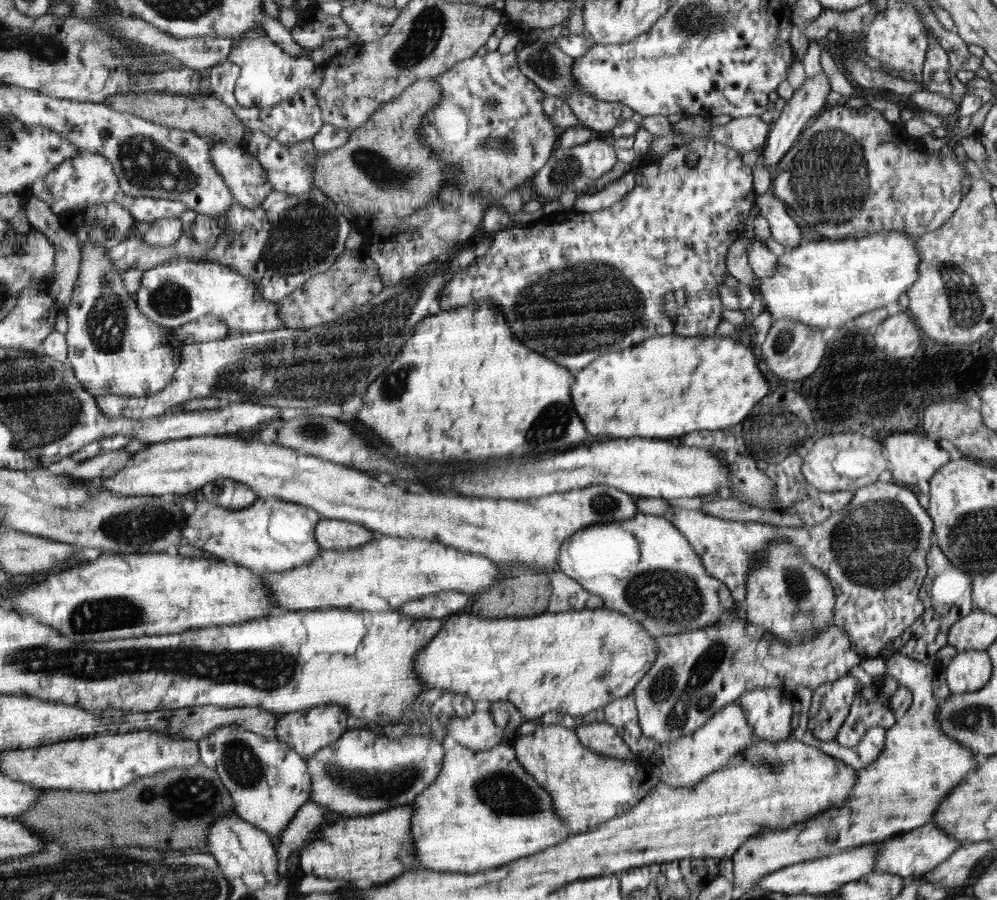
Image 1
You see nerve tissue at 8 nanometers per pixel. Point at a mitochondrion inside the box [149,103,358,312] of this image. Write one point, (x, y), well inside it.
(306, 234)

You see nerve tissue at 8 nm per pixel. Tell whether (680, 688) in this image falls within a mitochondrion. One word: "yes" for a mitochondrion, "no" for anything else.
yes

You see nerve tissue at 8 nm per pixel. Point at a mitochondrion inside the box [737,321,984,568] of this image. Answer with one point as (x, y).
(783, 341)

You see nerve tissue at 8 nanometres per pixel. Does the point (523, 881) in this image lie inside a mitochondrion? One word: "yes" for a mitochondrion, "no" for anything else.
no

